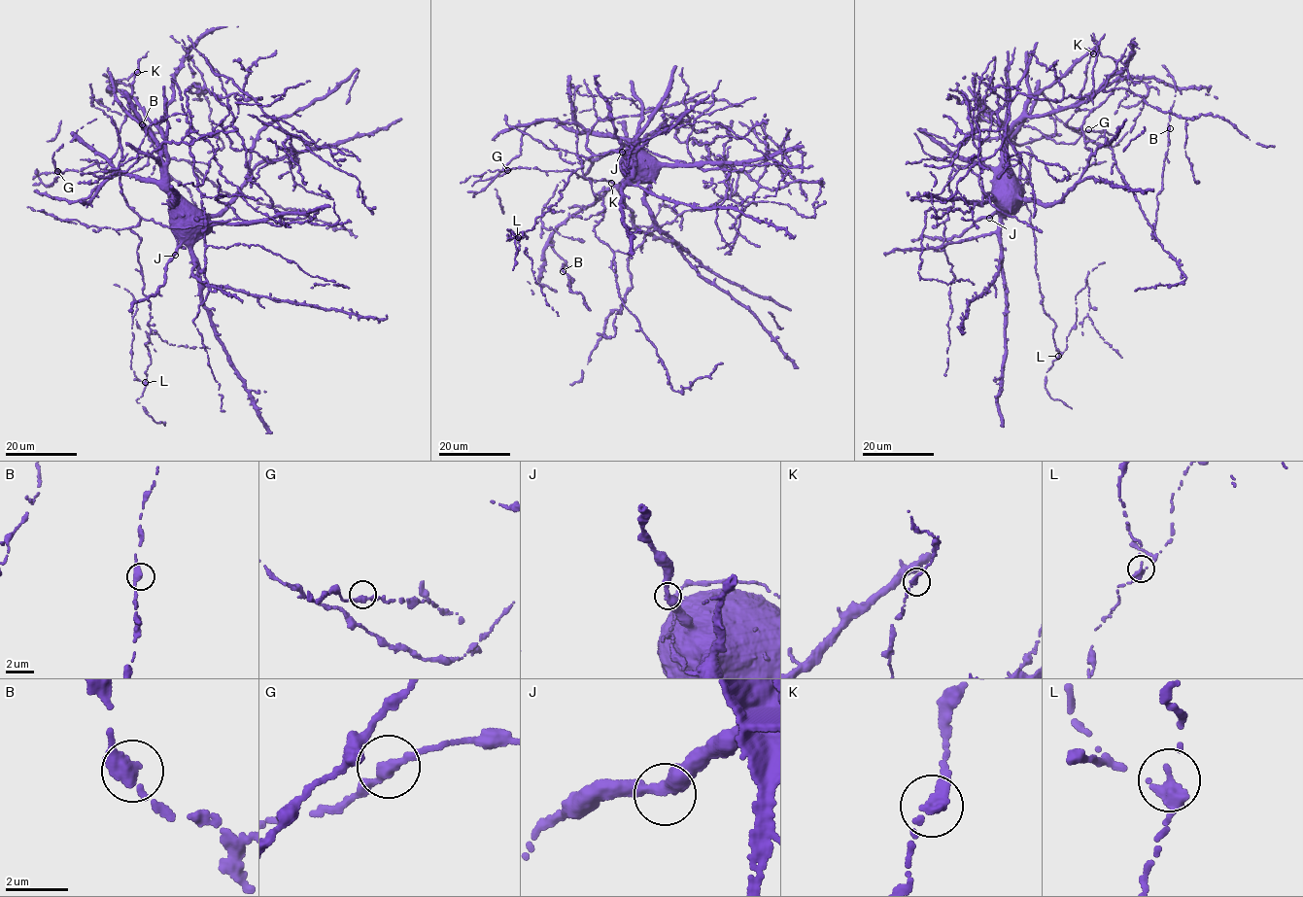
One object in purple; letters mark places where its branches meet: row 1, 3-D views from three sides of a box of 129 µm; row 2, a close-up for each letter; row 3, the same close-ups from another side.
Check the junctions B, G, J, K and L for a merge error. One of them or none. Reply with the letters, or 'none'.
L

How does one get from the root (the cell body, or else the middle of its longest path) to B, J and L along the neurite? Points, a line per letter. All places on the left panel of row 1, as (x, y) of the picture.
B: (175, 206), (161, 158), (166, 139), (133, 98), (108, 88), (106, 83), (133, 88), (142, 125)
J: (175, 206), (170, 209), (170, 226), (180, 242), (175, 255)
L: (175, 206), (171, 228), (141, 219), (130, 228), (140, 238), (142, 293), (151, 304), (146, 382)

